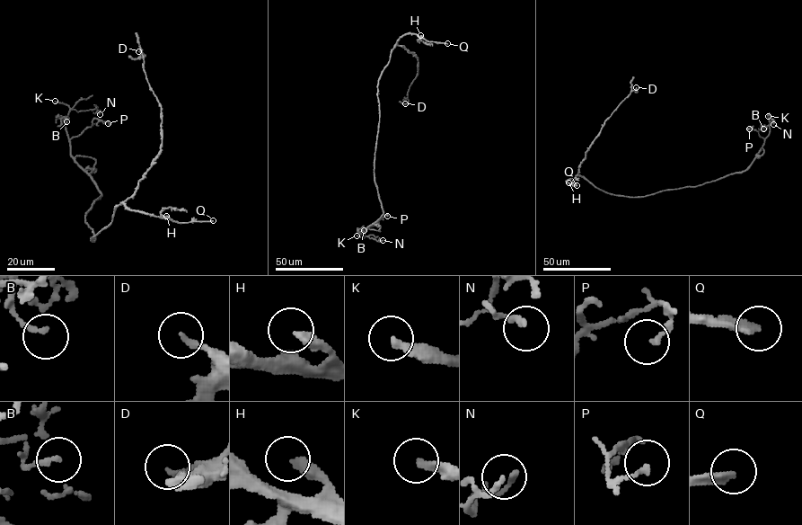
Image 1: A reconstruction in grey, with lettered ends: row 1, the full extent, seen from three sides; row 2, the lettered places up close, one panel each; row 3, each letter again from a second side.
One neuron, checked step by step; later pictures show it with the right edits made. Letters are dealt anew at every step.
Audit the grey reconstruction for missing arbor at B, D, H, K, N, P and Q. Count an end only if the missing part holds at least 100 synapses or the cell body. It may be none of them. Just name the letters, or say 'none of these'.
K, Q

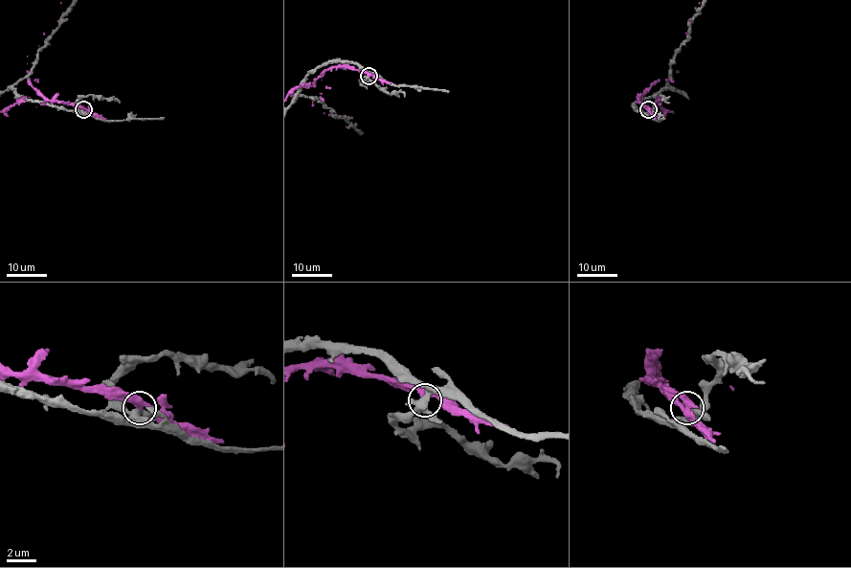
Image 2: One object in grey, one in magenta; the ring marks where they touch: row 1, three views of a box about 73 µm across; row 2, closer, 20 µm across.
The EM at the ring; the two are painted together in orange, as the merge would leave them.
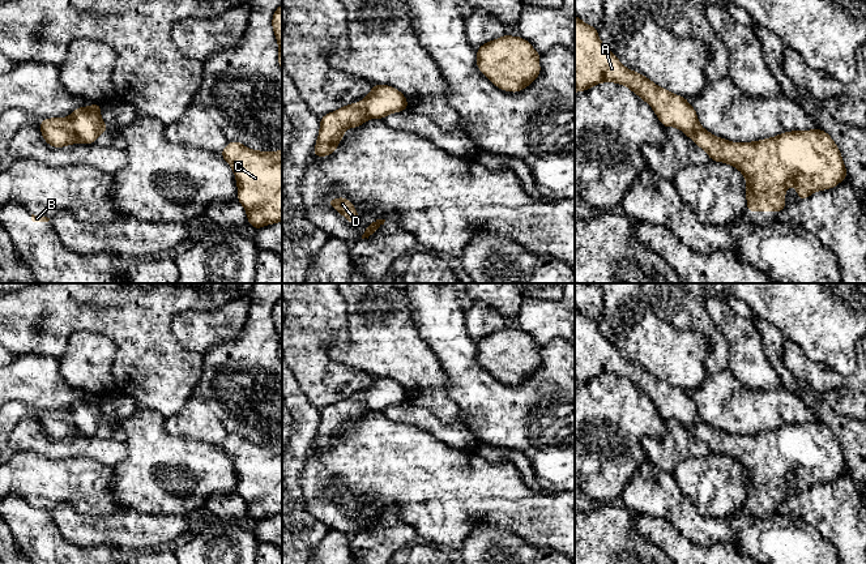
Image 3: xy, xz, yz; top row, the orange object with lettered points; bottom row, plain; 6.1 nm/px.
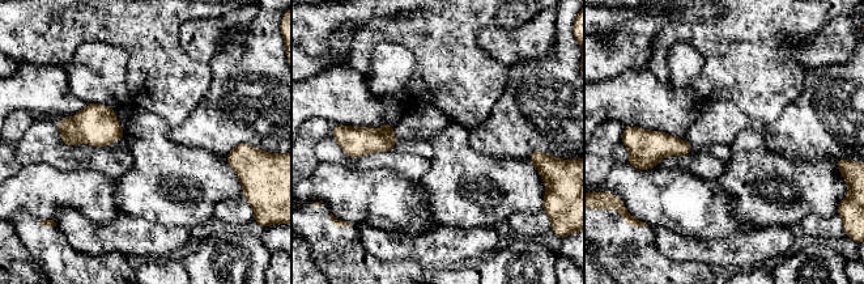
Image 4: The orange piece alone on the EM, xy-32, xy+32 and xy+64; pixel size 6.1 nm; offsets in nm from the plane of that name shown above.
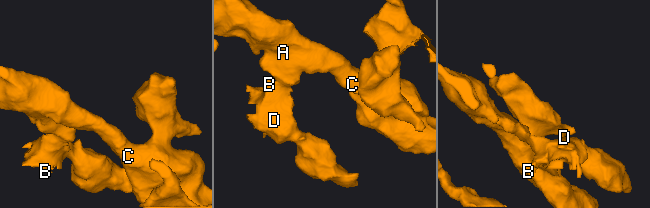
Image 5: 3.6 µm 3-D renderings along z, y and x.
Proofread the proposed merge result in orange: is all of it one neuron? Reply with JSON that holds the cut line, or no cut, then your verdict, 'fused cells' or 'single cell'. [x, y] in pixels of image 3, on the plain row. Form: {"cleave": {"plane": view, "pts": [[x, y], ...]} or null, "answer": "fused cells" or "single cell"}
{"cleave": {"plane": "xy", "pts": [[65, 411], [81, 434]]}, "answer": "fused cells"}

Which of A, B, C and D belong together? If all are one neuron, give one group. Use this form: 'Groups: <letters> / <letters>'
Groups: A C / B D

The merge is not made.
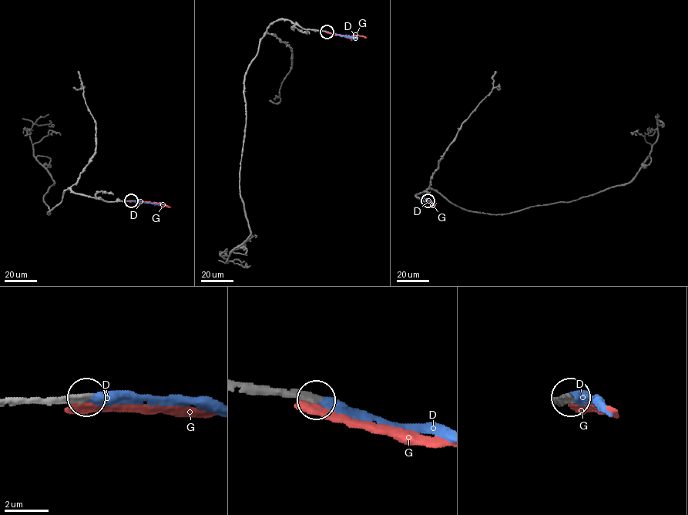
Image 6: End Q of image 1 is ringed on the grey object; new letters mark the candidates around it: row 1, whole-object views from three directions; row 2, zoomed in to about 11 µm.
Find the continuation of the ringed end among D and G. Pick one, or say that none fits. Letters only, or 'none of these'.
D

